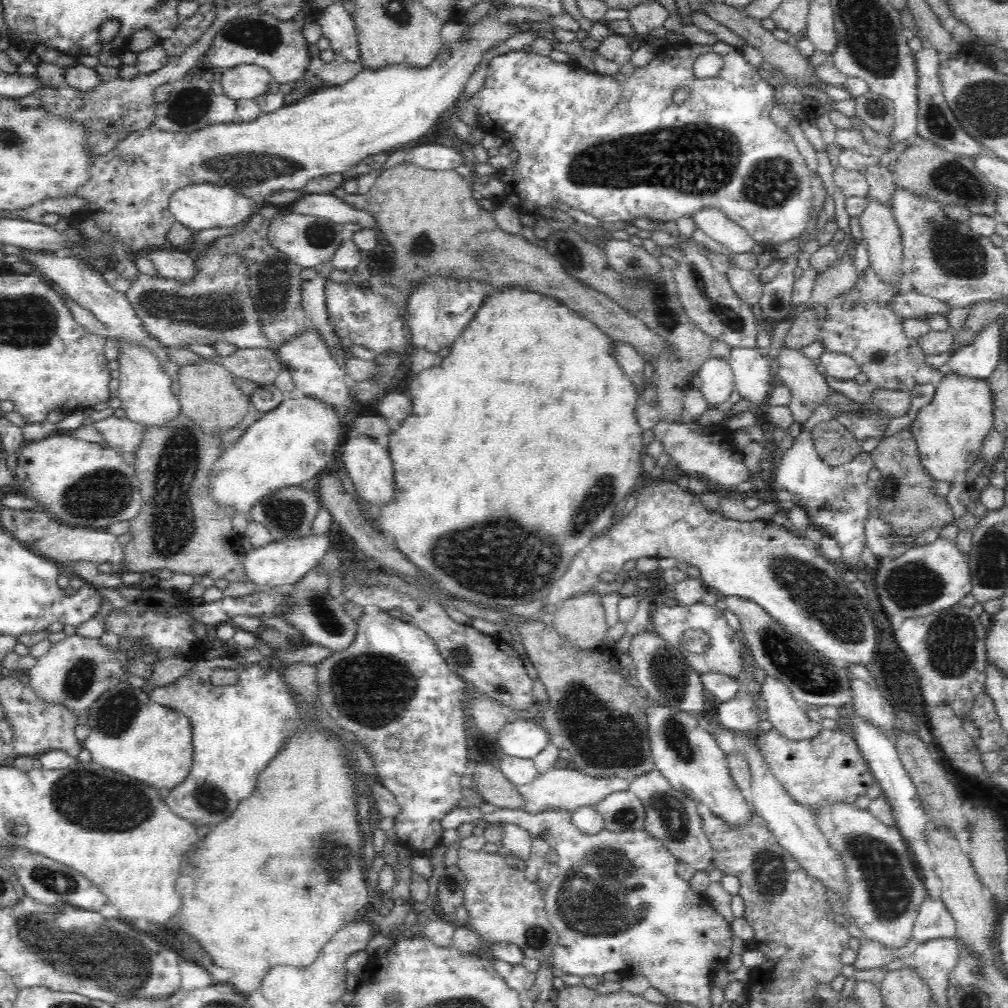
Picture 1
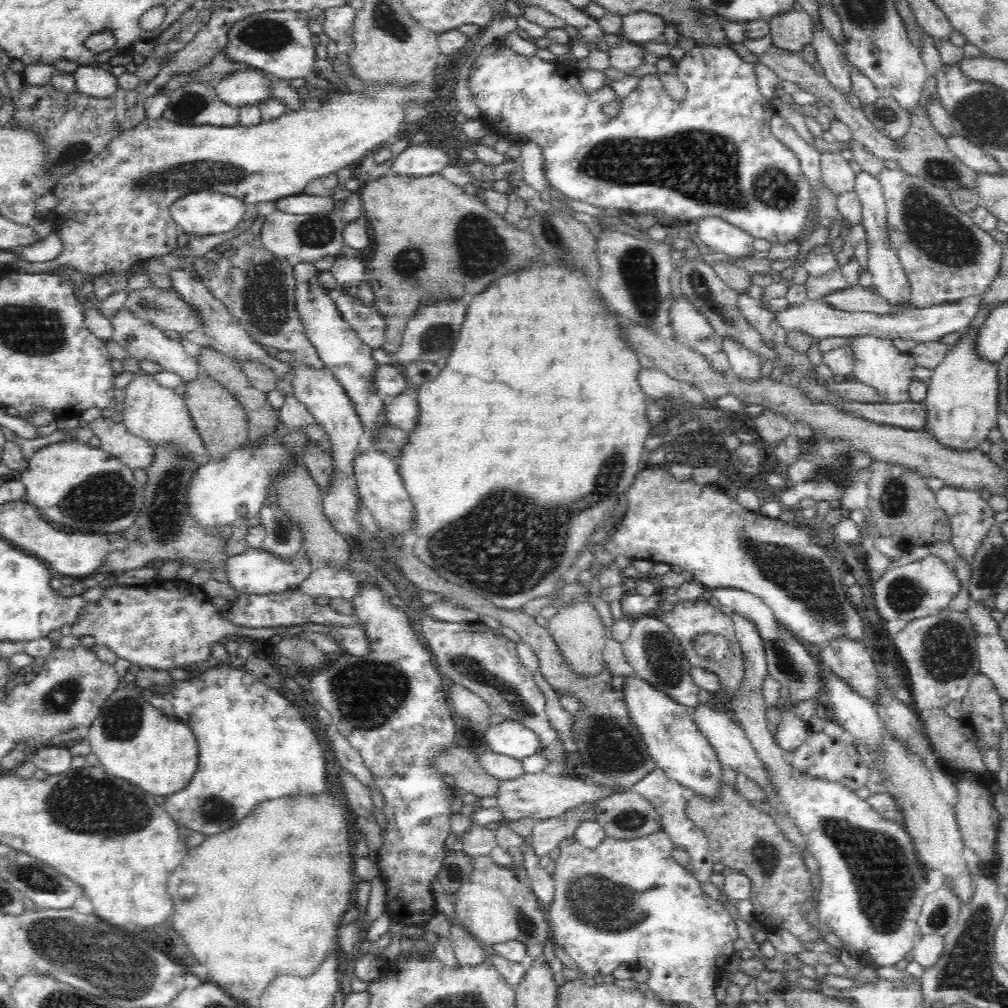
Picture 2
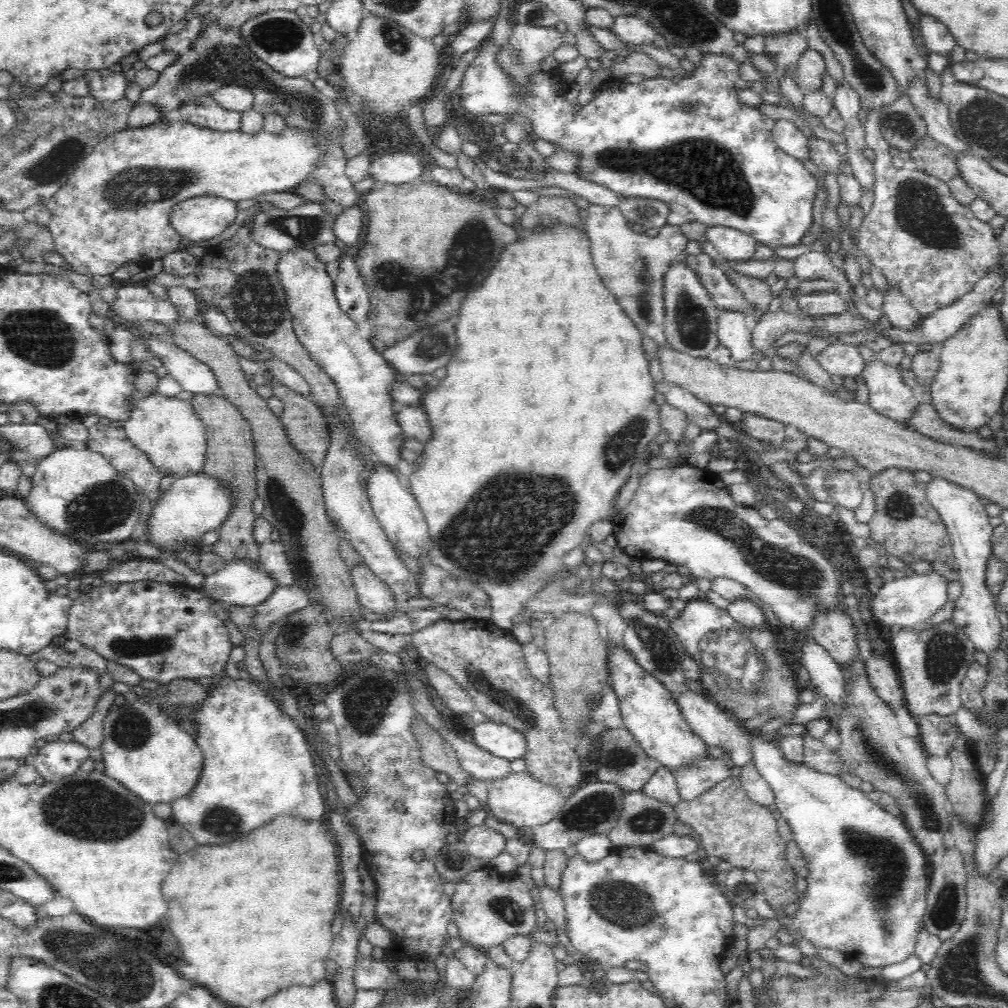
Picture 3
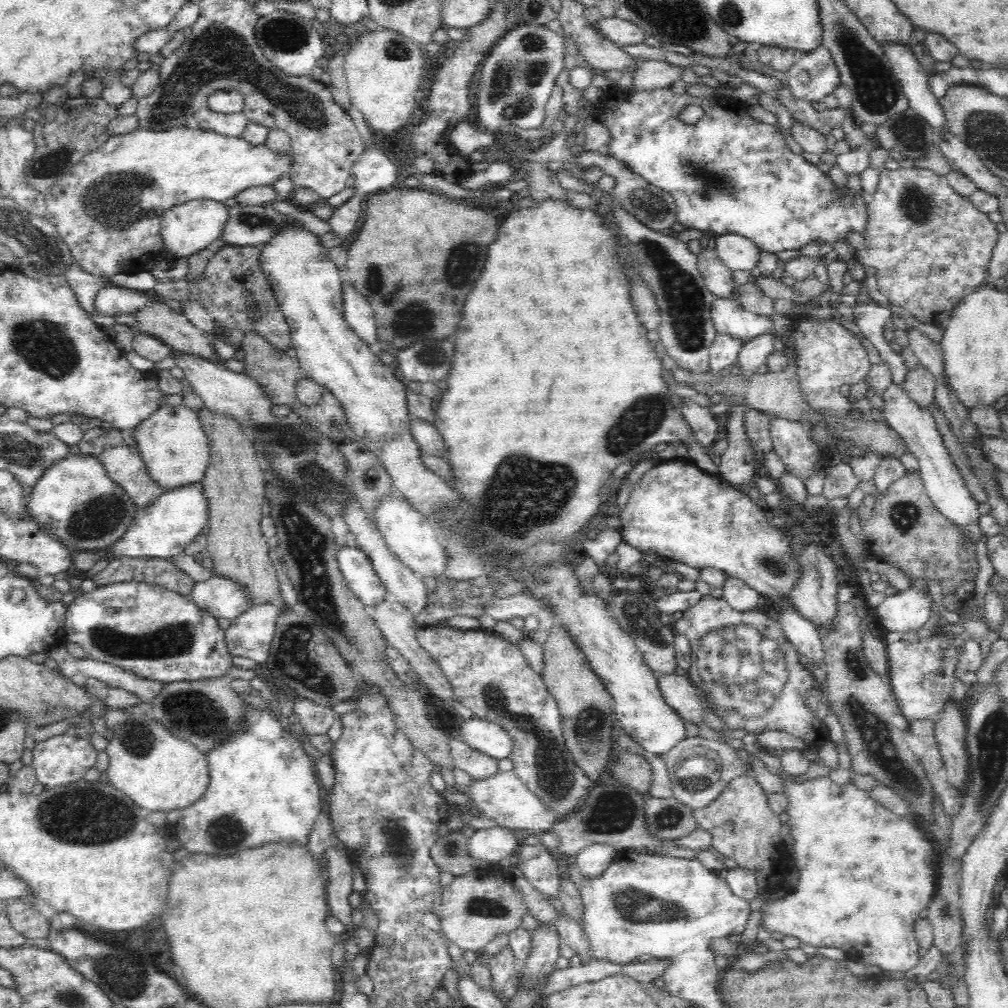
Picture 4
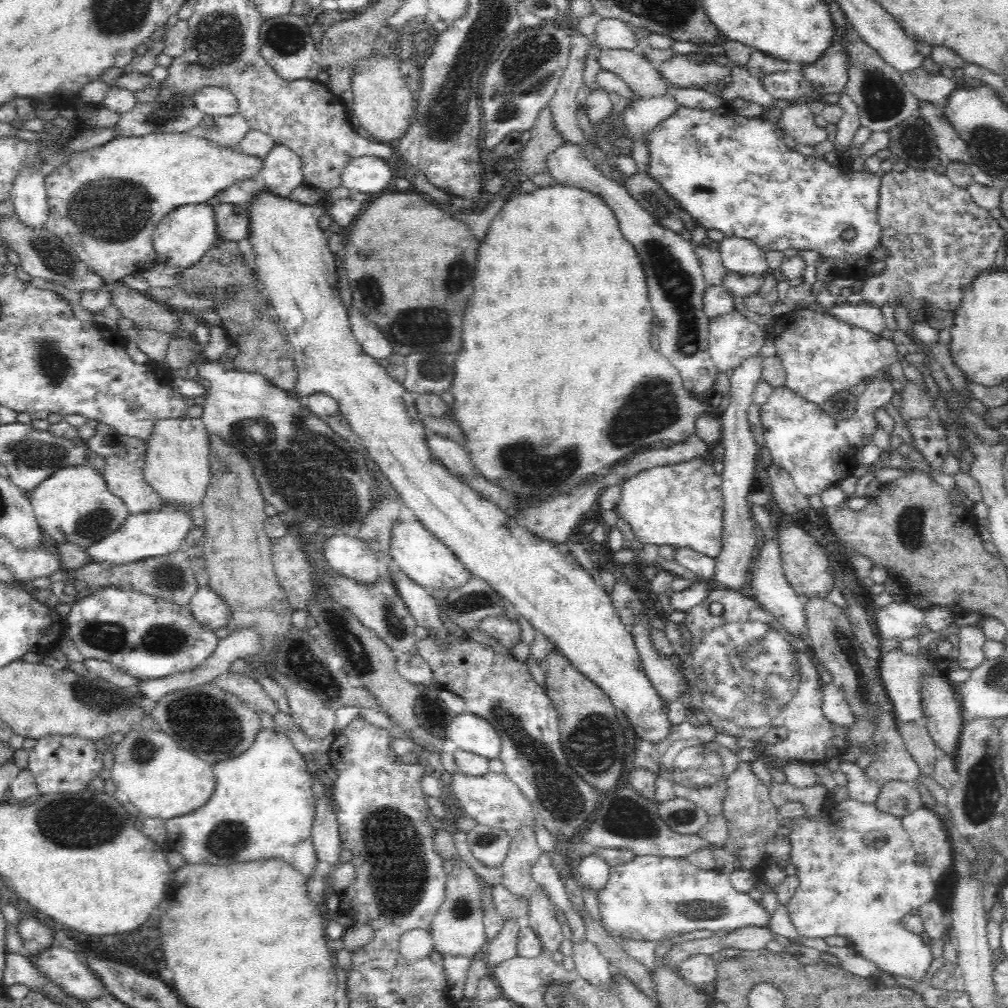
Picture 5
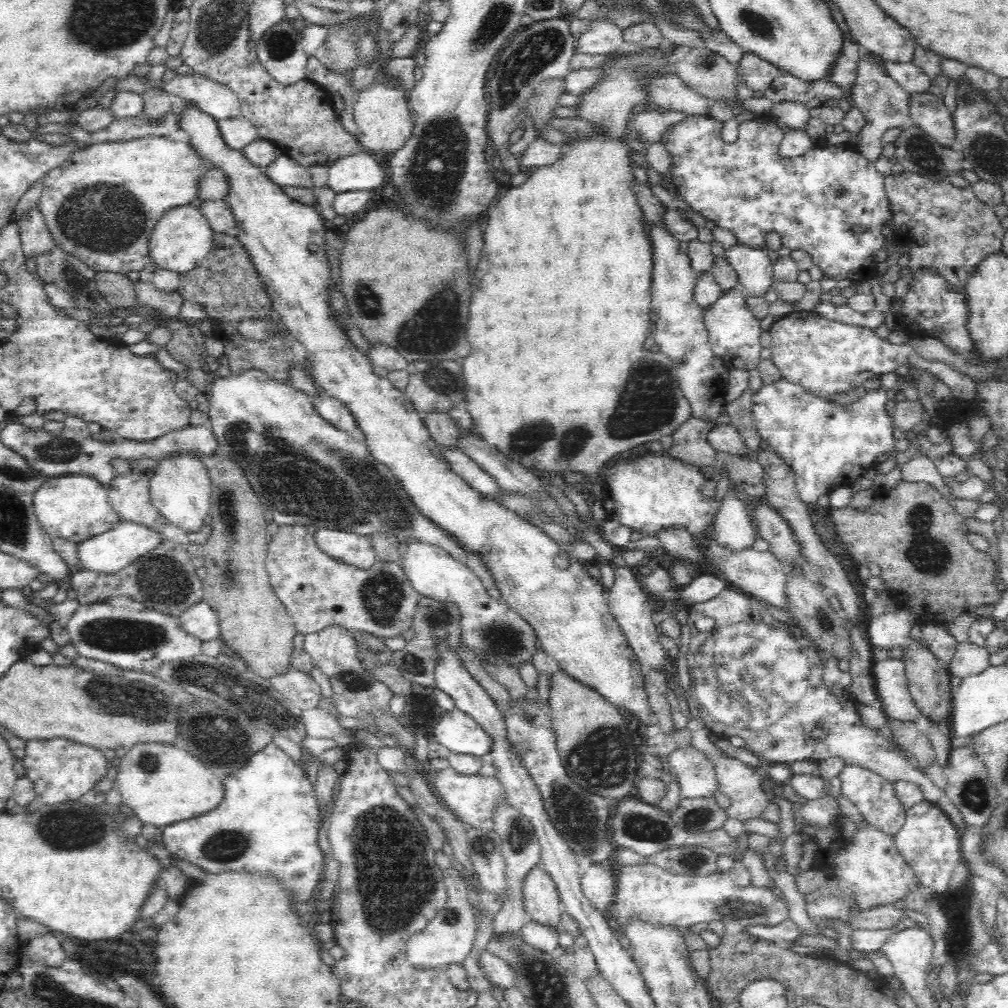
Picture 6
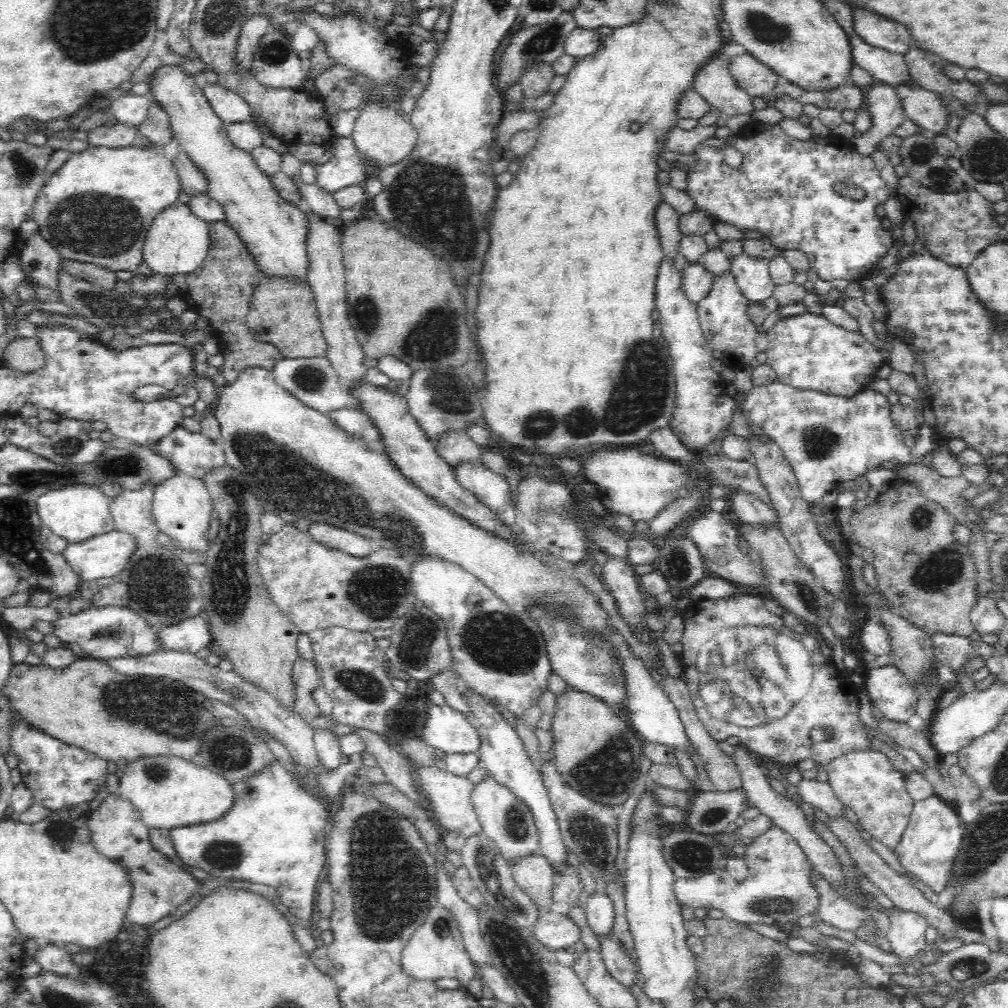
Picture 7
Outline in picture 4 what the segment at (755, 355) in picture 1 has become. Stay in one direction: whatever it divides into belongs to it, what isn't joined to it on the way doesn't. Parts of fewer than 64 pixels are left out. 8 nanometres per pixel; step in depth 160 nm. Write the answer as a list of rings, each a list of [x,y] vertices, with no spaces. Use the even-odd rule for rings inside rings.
[[[715,298],[710,306],[710,316],[717,334],[729,334],[744,342],[775,332],[775,322],[771,316],[748,312],[736,299]]]

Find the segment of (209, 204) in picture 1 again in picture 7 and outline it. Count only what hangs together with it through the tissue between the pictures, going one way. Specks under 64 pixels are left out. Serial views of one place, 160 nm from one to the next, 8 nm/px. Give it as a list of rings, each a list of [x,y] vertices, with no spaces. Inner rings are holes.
[[[178,200],[157,214],[147,230],[142,246],[142,258],[150,272],[180,278],[200,268],[210,250],[208,224],[209,222],[198,218],[187,204],[182,204]]]

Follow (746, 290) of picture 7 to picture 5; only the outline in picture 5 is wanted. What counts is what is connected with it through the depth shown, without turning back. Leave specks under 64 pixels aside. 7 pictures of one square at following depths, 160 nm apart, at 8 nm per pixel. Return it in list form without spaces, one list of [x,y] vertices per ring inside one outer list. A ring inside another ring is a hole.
[[[725,237],[720,242],[719,253],[727,272],[749,277],[766,277],[771,270],[765,253],[756,243],[744,238]]]

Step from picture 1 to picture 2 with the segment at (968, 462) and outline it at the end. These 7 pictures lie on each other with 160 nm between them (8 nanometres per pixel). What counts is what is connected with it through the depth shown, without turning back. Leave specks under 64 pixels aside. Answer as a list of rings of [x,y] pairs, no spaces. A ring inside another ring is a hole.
[[[980,326],[968,328],[960,334],[958,342],[949,347],[927,383],[926,433],[934,435],[940,444],[960,451],[978,449],[978,445],[988,439],[990,432],[997,426],[999,368],[997,362],[979,355],[979,328]]]

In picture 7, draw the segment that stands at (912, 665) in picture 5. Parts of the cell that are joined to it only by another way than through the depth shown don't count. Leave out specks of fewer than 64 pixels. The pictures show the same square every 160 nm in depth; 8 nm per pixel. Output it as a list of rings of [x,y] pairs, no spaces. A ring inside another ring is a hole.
[[[894,664],[882,667],[873,666],[864,678],[864,684],[871,708],[876,708],[880,716],[894,722],[905,723],[912,714],[916,713],[916,690]]]

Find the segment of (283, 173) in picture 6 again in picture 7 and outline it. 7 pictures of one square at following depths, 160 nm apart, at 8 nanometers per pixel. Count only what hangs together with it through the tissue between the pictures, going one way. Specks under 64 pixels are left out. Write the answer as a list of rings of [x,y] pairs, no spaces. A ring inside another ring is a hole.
[[[299,175],[294,177],[294,179],[297,179],[295,184],[300,188],[299,194],[307,210],[311,210],[318,214],[318,216],[322,216],[325,220],[331,222],[341,220],[340,212],[342,212],[342,208],[338,206],[332,195],[321,190],[316,186],[316,183],[304,183]]]

